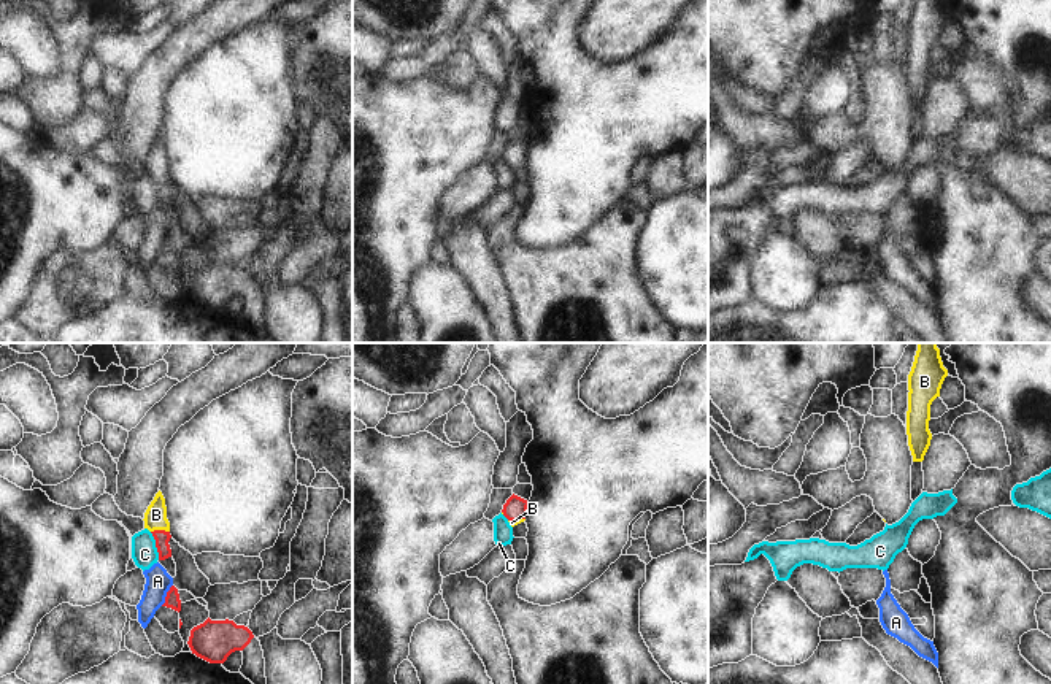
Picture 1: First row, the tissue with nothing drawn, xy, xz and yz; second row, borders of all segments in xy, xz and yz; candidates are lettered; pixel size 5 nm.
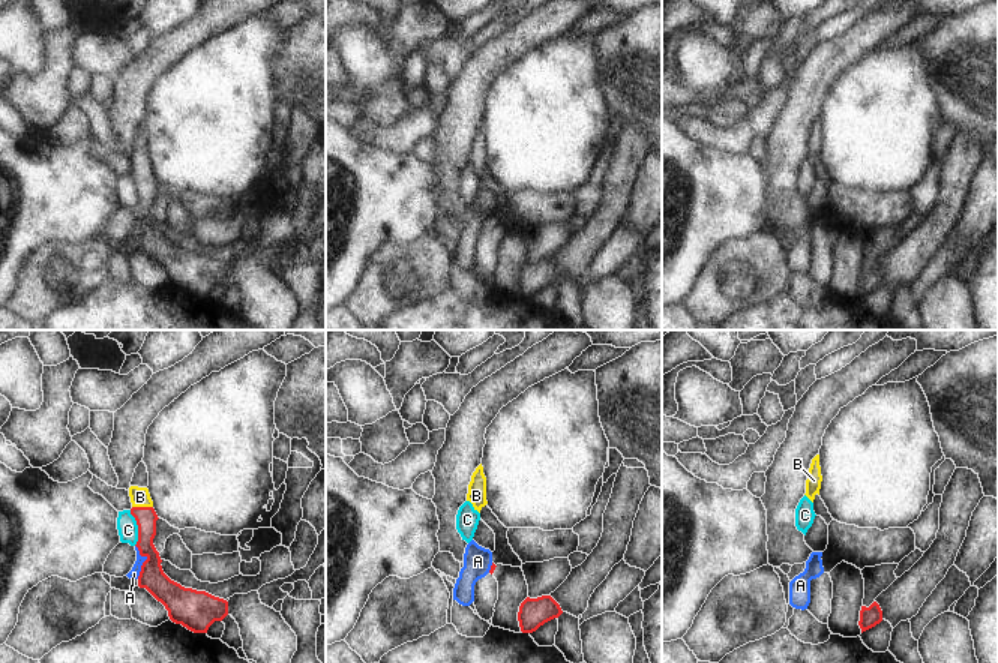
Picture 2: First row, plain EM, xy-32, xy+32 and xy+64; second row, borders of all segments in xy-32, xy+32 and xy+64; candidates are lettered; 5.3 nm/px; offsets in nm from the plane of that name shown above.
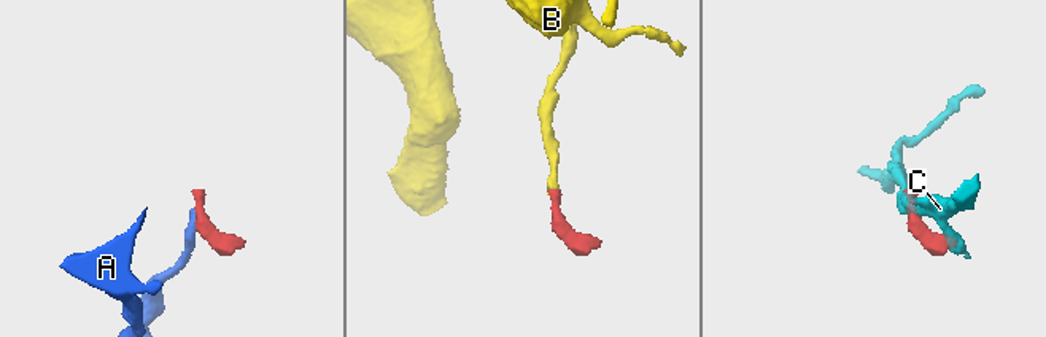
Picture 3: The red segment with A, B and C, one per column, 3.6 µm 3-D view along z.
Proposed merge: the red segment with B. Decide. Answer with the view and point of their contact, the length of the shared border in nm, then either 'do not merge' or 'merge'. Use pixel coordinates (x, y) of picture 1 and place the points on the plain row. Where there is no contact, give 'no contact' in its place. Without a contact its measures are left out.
xy (159, 175) | 100 nm | merge

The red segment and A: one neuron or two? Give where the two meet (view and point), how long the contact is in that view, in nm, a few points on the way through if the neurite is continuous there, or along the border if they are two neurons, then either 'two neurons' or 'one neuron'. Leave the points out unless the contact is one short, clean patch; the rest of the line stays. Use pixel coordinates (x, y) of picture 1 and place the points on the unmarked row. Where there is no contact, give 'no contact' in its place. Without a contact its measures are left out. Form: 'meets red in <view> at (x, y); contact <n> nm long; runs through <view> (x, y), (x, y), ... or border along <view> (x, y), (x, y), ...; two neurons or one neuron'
meets red in xy at (167, 240); contact 130 nm long; border along xy (172, 229), (161, 249); two neurons

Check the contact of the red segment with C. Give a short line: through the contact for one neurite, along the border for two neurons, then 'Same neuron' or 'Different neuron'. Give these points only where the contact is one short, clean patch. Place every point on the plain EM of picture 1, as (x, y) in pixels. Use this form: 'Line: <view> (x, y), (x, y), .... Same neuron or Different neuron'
Line: xy (150, 176), (159, 203). Different neuron

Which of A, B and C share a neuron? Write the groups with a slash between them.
A / B / C

